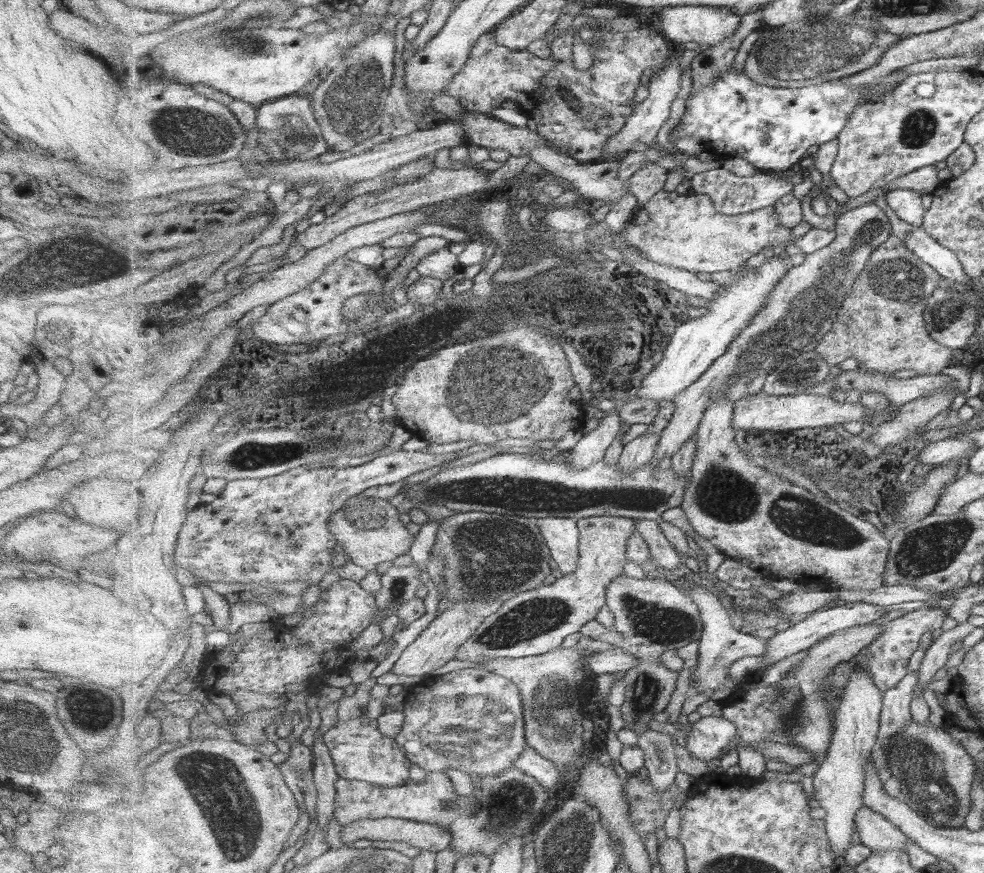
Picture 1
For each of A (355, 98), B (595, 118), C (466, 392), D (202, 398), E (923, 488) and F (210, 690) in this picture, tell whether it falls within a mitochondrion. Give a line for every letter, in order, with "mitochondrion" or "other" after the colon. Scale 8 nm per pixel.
A: mitochondrion
B: mitochondrion
C: mitochondrion
D: other
E: other
F: other

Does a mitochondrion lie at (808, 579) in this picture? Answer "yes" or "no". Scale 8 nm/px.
no

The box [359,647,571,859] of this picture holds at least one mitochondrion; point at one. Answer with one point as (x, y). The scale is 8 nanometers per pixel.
(475, 726)

